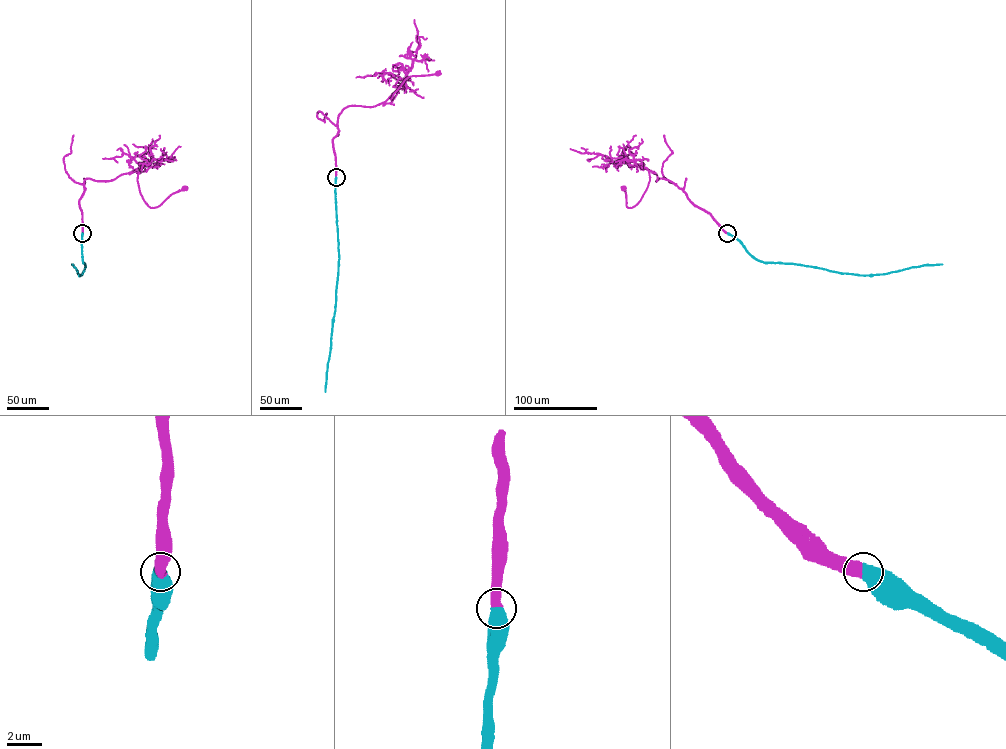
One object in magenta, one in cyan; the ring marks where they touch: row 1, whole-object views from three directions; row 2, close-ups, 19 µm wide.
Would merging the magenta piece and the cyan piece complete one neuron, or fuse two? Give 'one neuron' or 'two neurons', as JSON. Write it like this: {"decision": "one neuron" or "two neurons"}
{"decision": "one neuron"}

